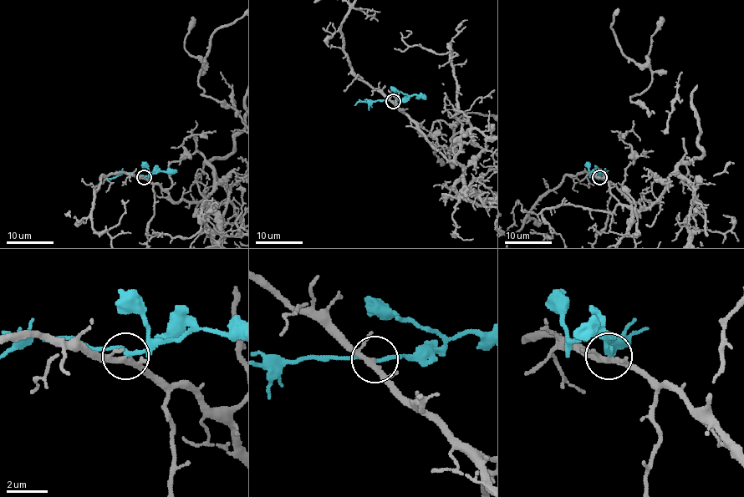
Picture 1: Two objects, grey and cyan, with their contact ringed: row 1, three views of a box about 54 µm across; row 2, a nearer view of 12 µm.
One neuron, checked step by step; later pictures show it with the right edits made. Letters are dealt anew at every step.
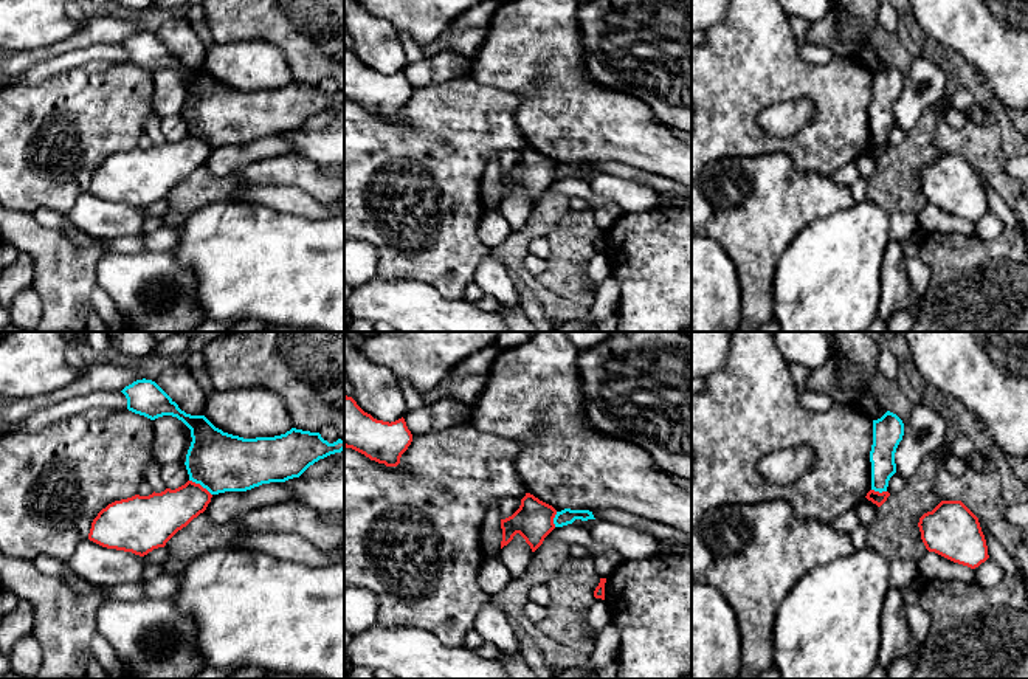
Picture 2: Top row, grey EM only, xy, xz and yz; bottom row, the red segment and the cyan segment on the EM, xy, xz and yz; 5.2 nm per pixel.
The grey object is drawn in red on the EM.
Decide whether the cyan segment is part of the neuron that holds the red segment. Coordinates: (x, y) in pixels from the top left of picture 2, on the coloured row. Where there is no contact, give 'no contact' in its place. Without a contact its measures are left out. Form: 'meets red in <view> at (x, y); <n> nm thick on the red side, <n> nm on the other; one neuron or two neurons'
meets red in xy at (199, 484); 240 nm thick on the red side, 300 nm on the other; two neurons

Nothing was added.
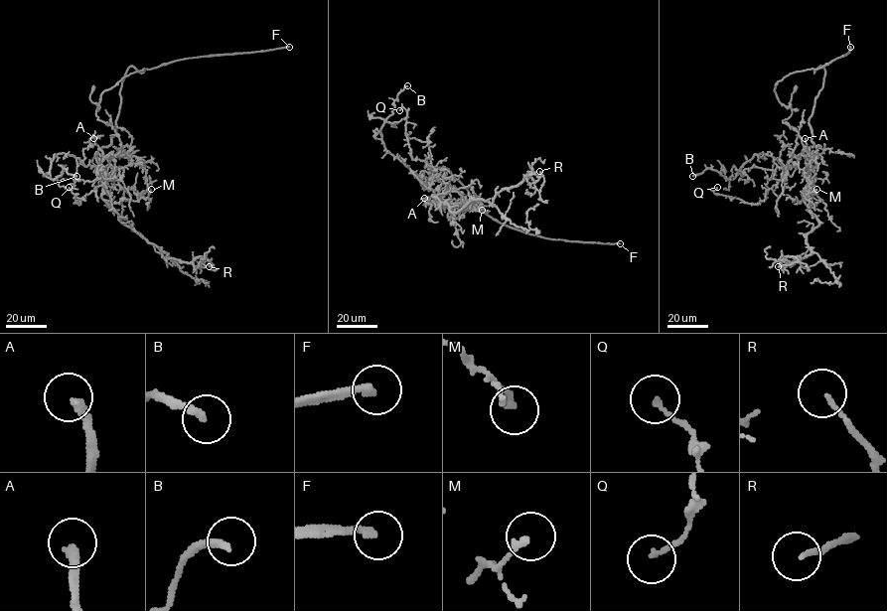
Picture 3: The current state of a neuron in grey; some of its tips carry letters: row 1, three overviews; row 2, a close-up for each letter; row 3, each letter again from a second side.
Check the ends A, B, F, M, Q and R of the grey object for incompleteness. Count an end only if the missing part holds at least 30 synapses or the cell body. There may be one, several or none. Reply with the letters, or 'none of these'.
A, F

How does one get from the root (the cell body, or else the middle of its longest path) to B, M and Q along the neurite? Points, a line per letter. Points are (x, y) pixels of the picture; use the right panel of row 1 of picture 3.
B: (813, 143), (794, 166), (783, 166), (759, 153), (733, 179), (709, 168), (692, 176)
M: (813, 143), (803, 152), (814, 170), (814, 183), (808, 195), (816, 189)
Q: (813, 143), (783, 172), (782, 178), (768, 191), (766, 198), (756, 204), (715, 195), (713, 191), (717, 187)

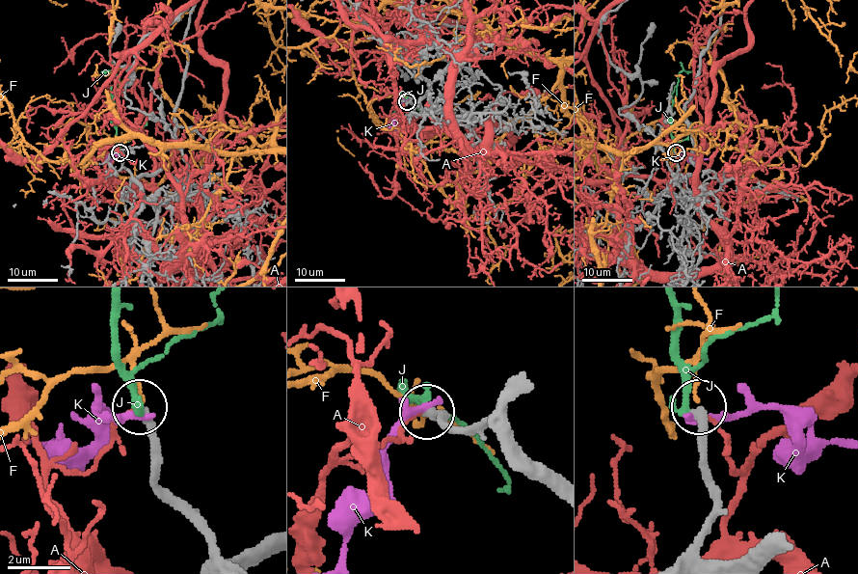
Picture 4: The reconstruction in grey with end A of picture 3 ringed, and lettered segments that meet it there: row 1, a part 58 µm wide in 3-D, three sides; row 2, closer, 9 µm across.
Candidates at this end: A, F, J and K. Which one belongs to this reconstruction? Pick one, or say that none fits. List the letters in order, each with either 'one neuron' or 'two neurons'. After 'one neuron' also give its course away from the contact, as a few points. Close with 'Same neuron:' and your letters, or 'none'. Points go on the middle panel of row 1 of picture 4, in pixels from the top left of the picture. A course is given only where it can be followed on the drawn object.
A: two neurons
F: two neurons
J: two neurons
K: two neurons
Same neuron: none

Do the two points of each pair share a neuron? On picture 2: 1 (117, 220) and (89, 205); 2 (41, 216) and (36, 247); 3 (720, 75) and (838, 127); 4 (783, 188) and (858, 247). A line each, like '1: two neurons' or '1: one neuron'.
1: one neuron
2: two neurons
3: one neuron
4: two neurons

